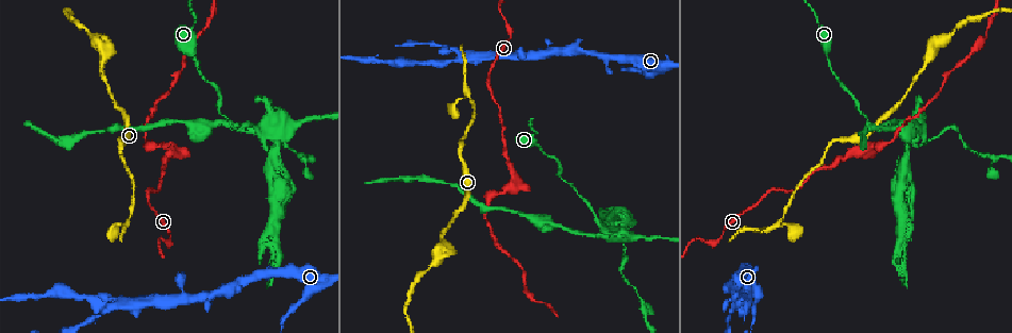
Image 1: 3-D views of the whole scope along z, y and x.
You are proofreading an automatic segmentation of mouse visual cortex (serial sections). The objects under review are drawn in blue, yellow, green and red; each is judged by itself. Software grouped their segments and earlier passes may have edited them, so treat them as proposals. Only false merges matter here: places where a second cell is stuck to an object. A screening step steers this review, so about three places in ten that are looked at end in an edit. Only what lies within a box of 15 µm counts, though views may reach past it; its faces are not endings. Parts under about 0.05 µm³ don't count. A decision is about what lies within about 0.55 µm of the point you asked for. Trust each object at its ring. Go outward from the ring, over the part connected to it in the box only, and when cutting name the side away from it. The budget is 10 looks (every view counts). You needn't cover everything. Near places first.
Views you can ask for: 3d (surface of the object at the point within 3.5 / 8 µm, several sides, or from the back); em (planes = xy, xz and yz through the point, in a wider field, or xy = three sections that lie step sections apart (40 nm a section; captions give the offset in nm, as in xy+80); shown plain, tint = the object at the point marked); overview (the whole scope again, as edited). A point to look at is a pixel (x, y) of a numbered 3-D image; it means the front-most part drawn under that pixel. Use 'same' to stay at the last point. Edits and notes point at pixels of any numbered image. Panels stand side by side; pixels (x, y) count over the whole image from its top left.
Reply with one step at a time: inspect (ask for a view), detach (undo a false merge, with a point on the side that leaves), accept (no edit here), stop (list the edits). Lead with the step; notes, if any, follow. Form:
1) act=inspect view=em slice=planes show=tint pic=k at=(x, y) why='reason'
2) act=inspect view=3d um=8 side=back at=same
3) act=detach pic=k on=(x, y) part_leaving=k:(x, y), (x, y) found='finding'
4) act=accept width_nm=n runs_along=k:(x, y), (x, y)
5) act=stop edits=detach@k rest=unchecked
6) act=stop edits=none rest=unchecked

act=inspect view=3d um=8 pic=1 at=(619, 269) why='sharp bend'

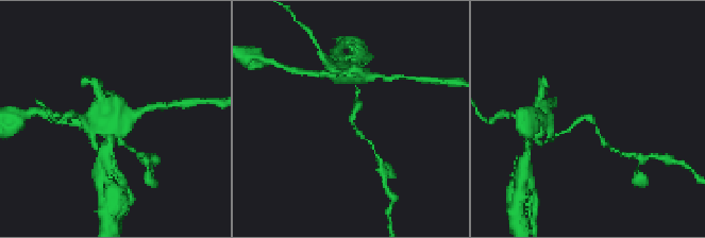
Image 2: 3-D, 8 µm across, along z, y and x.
act=inspect view=3d um=3.5 pic=2 at=(590, 118)

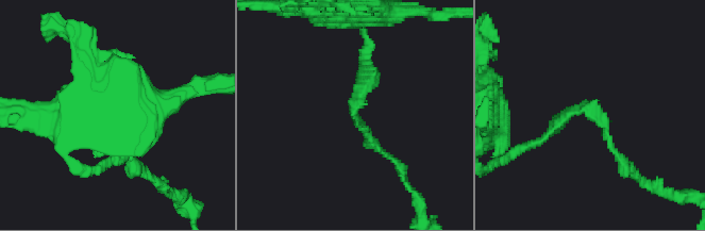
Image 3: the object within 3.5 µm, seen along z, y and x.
act=accept arm_widths_nm=150,150 runs_along=3:(537, 143), (567, 113), (591, 110), (624, 165) found='all the same cell'

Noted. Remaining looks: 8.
act=inspect view=3d um=8 pic=1 at=(160, 239) why='sharp bend'

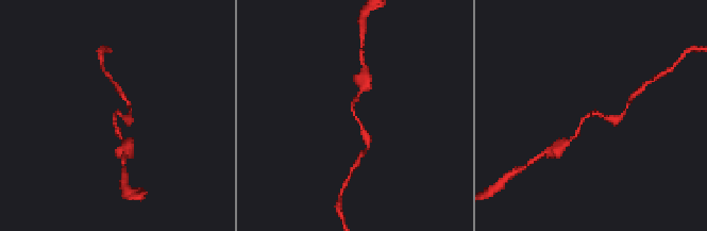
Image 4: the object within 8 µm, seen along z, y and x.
act=inspect view=em slice=planes show=tint pic=4 at=(588, 114) arm_widths_nm=150,200

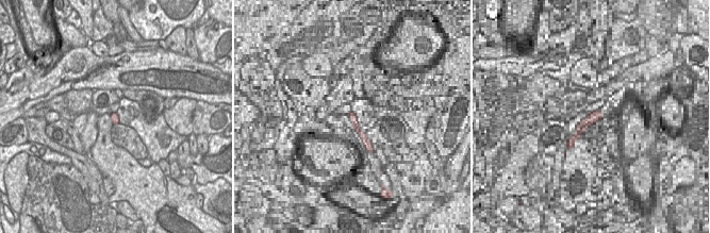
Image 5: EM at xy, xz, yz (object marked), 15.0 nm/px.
act=accept runs_along=4:(616, 118), (589, 114), (572, 138) found='one cell here'

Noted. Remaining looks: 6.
act=inspect view=3d um=3.5 side=back pic=1 at=(123, 303) why='a fork'

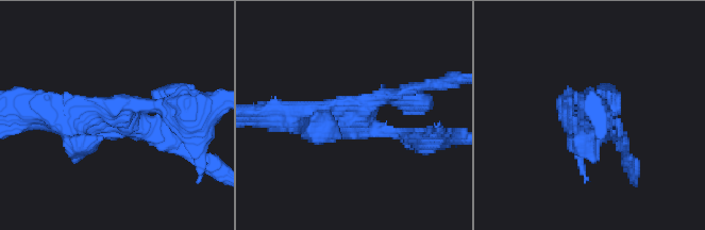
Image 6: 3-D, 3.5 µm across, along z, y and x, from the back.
act=inspect view=em slice=xy step=3 show=tint pic=6 at=(351, 126) why='need the tissue'

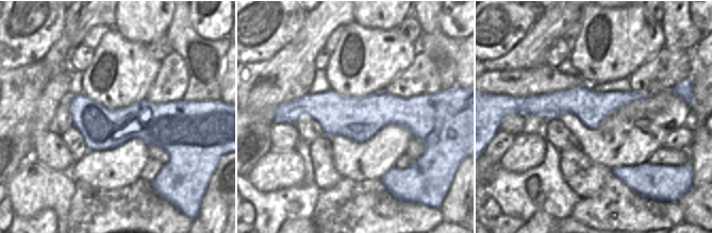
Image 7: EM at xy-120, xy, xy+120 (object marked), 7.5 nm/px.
act=accept found='all the same cell'

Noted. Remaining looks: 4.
act=inspect view=3d um=8 pic=1 at=(126, 222) why='sharp bend'

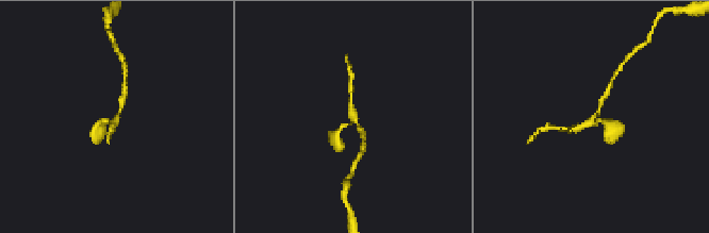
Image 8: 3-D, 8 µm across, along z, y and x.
act=inspect view=em slice=xy step=2 show=tint pic=8 at=(592, 120) why='now the EM'

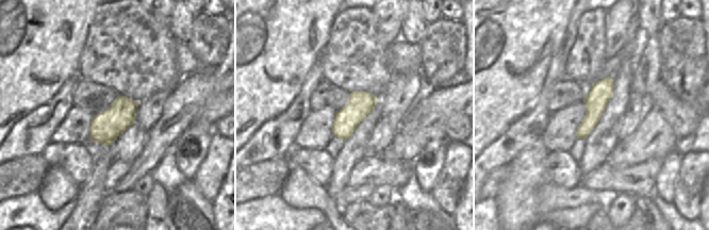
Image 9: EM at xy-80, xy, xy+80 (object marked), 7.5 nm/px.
act=accept width_nm=190 runs_along=8:(122, 93), (116, 121), (96, 126) found='one cell here'

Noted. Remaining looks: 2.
act=stop edits=none rest=unchecked

